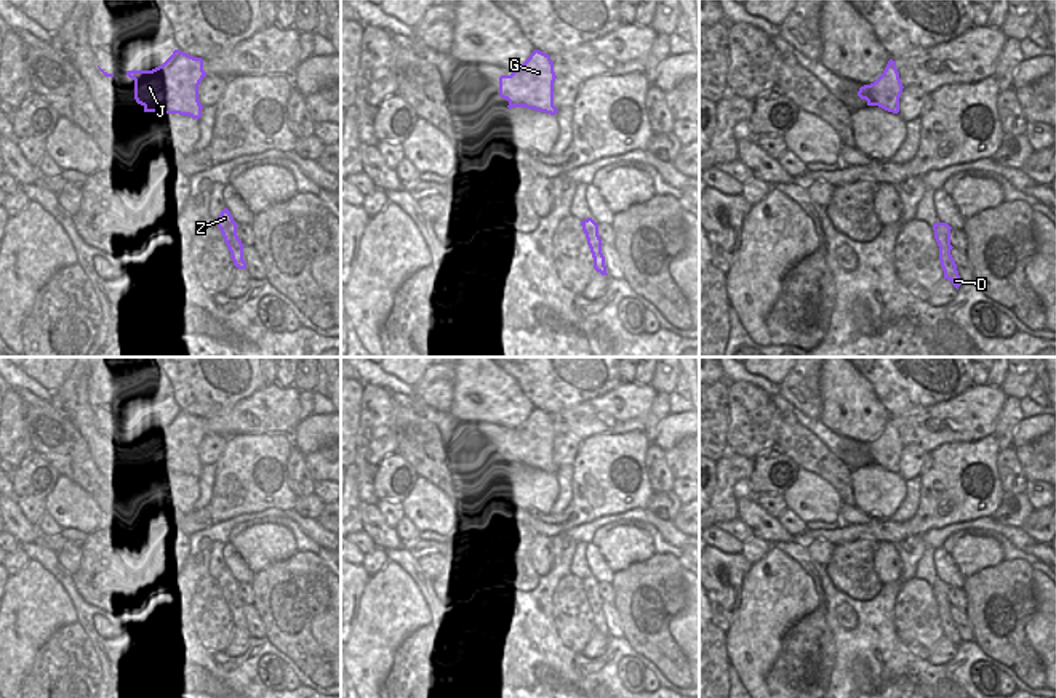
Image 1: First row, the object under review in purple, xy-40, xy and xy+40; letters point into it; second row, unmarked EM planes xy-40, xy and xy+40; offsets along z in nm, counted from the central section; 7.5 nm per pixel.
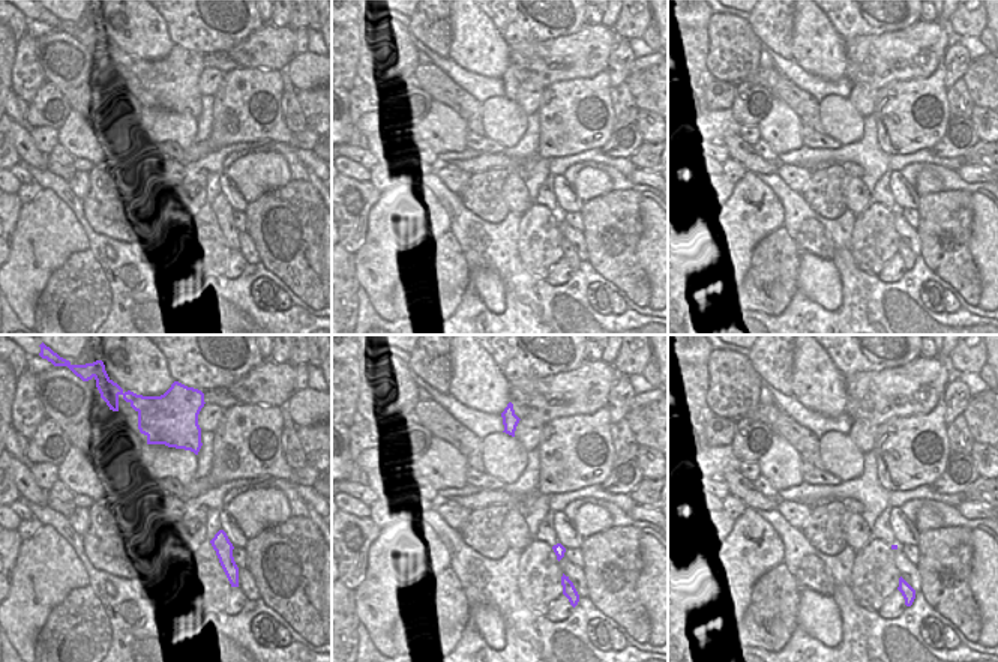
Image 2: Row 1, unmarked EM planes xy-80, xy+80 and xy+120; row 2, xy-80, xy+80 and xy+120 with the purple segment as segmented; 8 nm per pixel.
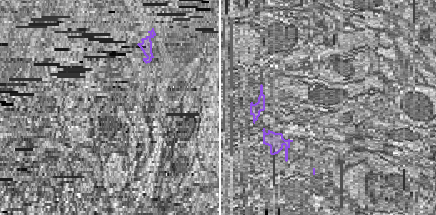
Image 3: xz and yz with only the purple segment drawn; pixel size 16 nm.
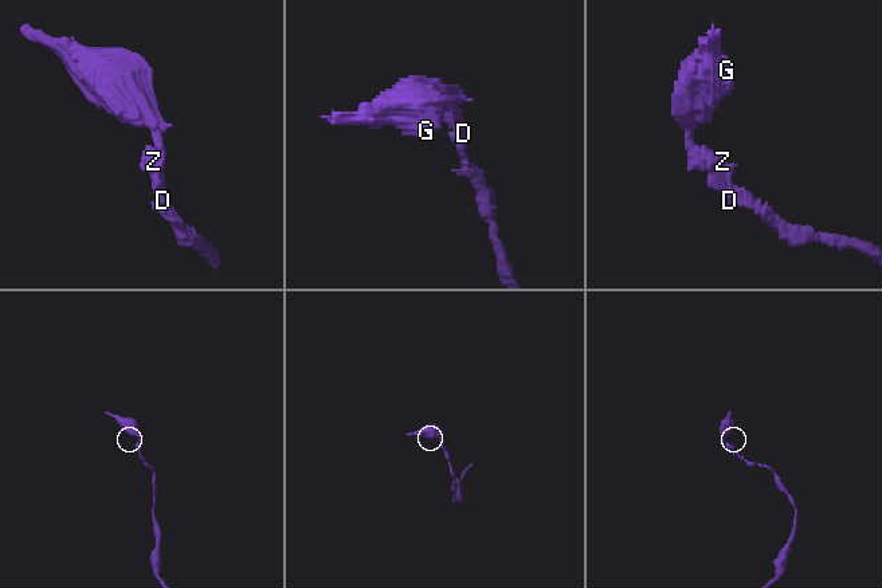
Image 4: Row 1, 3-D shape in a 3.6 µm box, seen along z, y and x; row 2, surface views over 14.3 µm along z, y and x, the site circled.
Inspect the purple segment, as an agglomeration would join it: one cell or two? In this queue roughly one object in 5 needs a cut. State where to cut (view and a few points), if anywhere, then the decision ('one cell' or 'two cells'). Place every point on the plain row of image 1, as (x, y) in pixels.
cut none; one cell

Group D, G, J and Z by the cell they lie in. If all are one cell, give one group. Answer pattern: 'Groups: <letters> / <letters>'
Groups: D G J Z

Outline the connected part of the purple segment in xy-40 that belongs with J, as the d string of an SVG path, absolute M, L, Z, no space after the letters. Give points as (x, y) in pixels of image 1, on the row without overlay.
M174 408L173 413L152 429L128 429L134 439L134 458L144 471L165 471L202 475L198 443L206 435L203 418Z

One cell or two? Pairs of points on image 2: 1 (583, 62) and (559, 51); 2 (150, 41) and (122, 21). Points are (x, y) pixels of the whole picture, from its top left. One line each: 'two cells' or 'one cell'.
1: one cell
2: one cell

